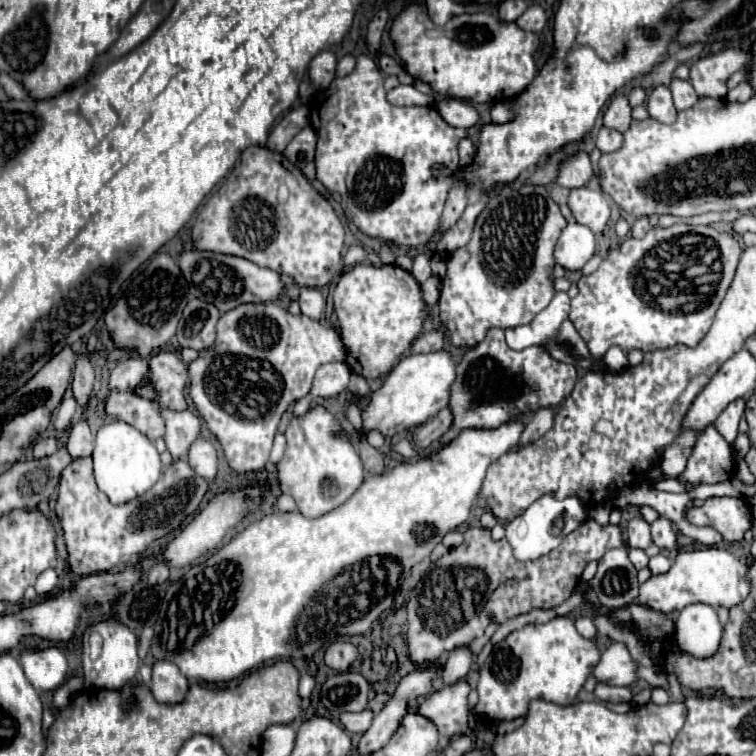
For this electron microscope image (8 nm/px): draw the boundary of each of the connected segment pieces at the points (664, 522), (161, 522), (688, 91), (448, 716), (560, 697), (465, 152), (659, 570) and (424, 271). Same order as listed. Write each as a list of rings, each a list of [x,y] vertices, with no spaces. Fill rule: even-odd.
[[[664,517],[656,519],[650,525],[650,531],[652,531],[652,541],[660,549],[664,549],[664,551],[676,551],[678,549],[678,539],[676,539],[676,533],[670,527],[670,521],[668,519],[664,519]]]
[[[74,459],[62,471],[56,501],[56,513],[64,529],[72,573],[80,577],[124,567],[130,563],[130,559],[144,553],[154,539],[164,537],[180,527],[180,523],[198,509],[206,489],[206,481],[192,471],[188,461],[176,461],[174,467],[168,467],[162,481],[158,481],[142,499],[126,505],[112,505],[108,497],[94,485],[92,459]]]
[[[672,79],[670,91],[672,91],[674,105],[676,105],[678,111],[690,109],[690,107],[698,101],[698,95],[696,95],[694,87],[690,85],[690,81],[684,81],[684,79]]]
[[[464,679],[454,685],[446,685],[428,695],[418,707],[418,713],[430,719],[438,727],[442,737],[452,739],[458,735],[468,735],[468,693],[470,685]]]
[[[556,617],[548,623],[526,625],[494,645],[480,671],[480,681],[476,687],[478,703],[474,713],[484,721],[494,723],[524,717],[532,699],[572,705],[598,661],[600,651],[594,641],[584,639],[576,631],[570,617]]]
[[[462,137],[462,141],[458,143],[458,153],[460,153],[462,165],[470,163],[470,159],[474,157],[474,145],[472,145],[472,139],[470,137]]]
[[[658,553],[658,555],[650,557],[650,561],[648,561],[648,569],[652,571],[652,575],[662,575],[662,573],[666,573],[666,571],[671,568],[672,564],[673,561],[668,555]]]
[[[418,255],[414,259],[414,267],[412,267],[412,275],[418,283],[424,283],[428,277],[432,277],[432,269],[430,269],[430,257],[428,255]]]

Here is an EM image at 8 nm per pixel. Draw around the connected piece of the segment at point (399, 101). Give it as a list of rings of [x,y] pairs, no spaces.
[[[398,85],[396,89],[388,91],[388,101],[392,105],[434,105],[432,95],[424,95],[412,85]]]

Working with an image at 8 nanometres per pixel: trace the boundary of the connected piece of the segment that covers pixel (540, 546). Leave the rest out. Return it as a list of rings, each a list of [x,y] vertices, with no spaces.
[[[548,493],[534,501],[522,515],[518,515],[514,521],[506,525],[506,539],[514,549],[516,559],[528,561],[528,559],[538,559],[552,549],[556,549],[566,535],[570,535],[580,523],[586,519],[586,509],[578,497],[566,497],[566,499],[556,499],[554,493]]]

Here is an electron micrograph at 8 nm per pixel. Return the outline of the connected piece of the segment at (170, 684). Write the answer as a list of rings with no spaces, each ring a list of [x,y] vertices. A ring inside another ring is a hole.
[[[156,661],[152,667],[152,695],[158,703],[176,705],[186,699],[188,679],[170,661]]]

